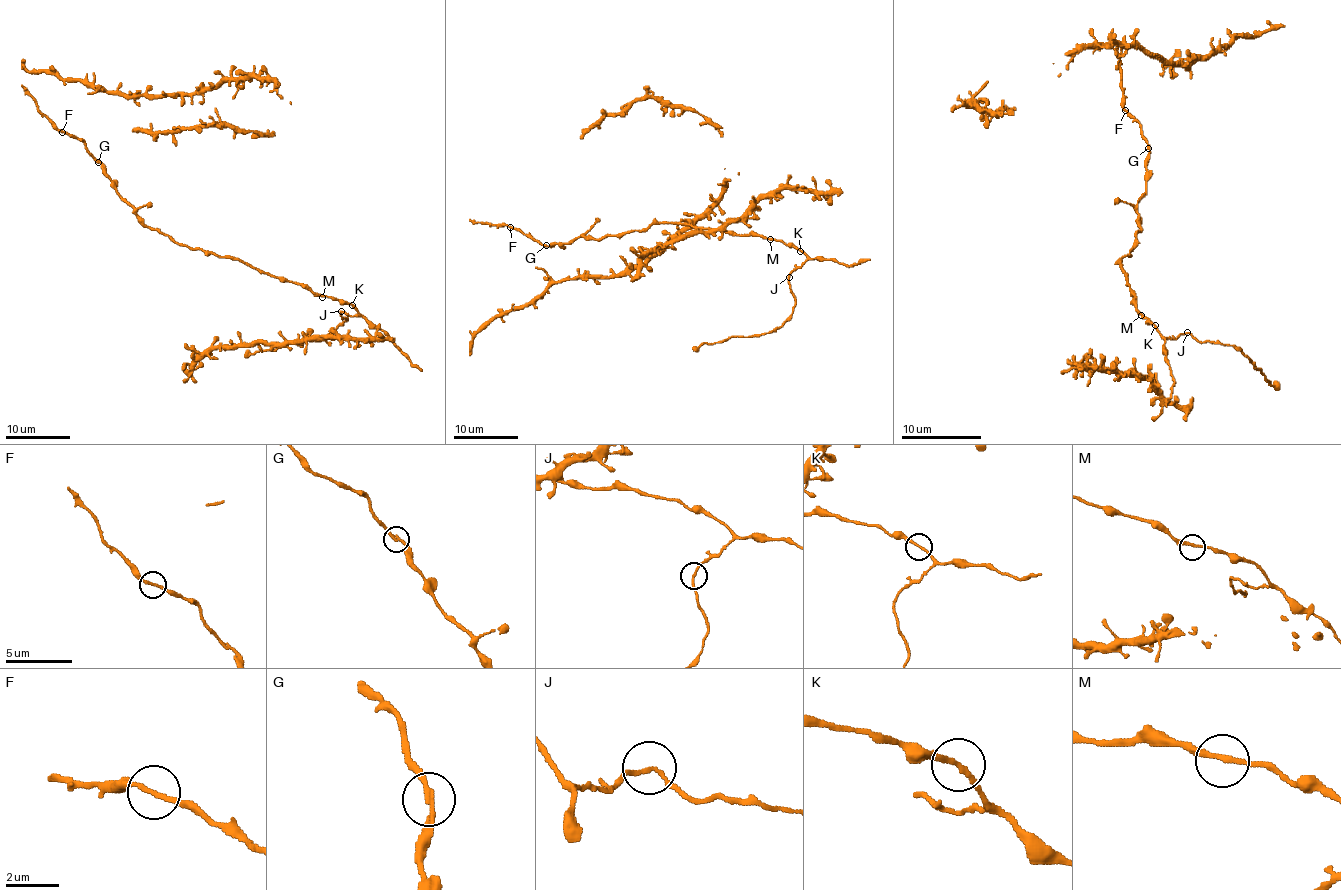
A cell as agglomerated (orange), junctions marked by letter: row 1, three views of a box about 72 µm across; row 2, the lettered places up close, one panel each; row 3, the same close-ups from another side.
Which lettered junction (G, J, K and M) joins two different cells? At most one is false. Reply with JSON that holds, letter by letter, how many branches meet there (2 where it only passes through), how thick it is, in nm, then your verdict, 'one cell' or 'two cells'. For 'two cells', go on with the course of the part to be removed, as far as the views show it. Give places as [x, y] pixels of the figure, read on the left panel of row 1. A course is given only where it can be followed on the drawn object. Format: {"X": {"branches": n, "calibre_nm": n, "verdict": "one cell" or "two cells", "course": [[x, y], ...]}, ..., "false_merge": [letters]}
{"G": {"branches": 2, "calibre_nm": 180, "verdict": "one cell"}, "J": {"branches": 2, "calibre_nm": 160, "verdict": "one cell"}, "K": {"branches": 2, "calibre_nm": 200, "verdict": "one cell"}, "M": {"branches": 2, "calibre_nm": 200, "verdict": "one cell"}, "false_merge": []}

